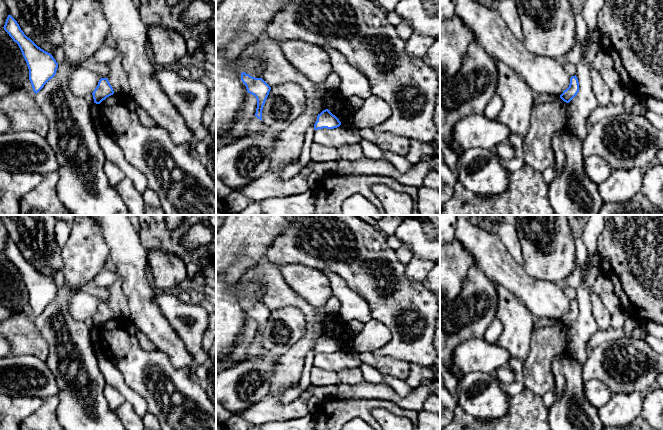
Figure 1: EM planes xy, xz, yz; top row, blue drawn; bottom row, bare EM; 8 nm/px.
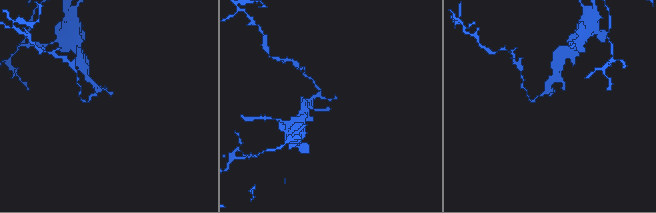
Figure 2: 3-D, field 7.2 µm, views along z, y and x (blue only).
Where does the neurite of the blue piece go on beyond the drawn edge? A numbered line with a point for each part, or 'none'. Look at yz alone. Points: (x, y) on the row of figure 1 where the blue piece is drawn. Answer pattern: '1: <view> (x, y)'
none

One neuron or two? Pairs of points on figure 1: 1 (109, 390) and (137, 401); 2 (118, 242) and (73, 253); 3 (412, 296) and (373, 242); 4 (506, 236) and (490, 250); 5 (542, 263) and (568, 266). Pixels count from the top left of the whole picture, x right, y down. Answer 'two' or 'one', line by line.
1: two
2: two
3: one
4: two
5: one

